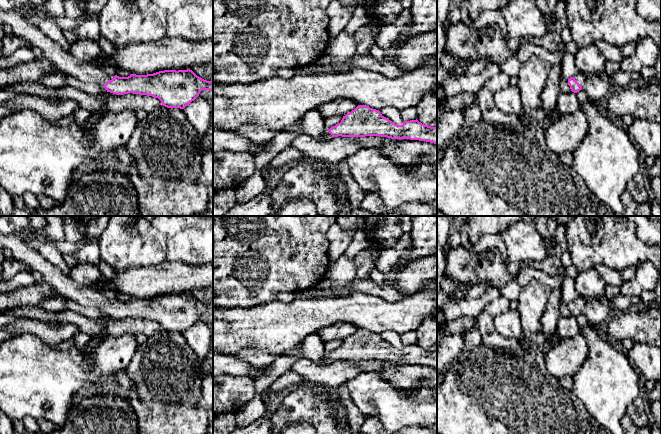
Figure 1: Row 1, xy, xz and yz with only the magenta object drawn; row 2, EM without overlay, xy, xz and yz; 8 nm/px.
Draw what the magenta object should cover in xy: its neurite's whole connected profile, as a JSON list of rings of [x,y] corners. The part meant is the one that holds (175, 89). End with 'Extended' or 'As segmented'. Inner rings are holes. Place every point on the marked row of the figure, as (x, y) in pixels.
[[[0,9],[0,22],[10,25],[15,36],[38,47],[43,56],[59,70],[81,82],[91,82],[104,87],[107,92],[128,93],[158,98],[167,108],[184,109],[197,97],[213,102],[213,81],[197,76],[192,70],[164,70],[153,74],[119,77],[105,73],[101,67],[75,59],[69,51],[46,36],[37,26],[29,23],[15,10]]]. Extended

